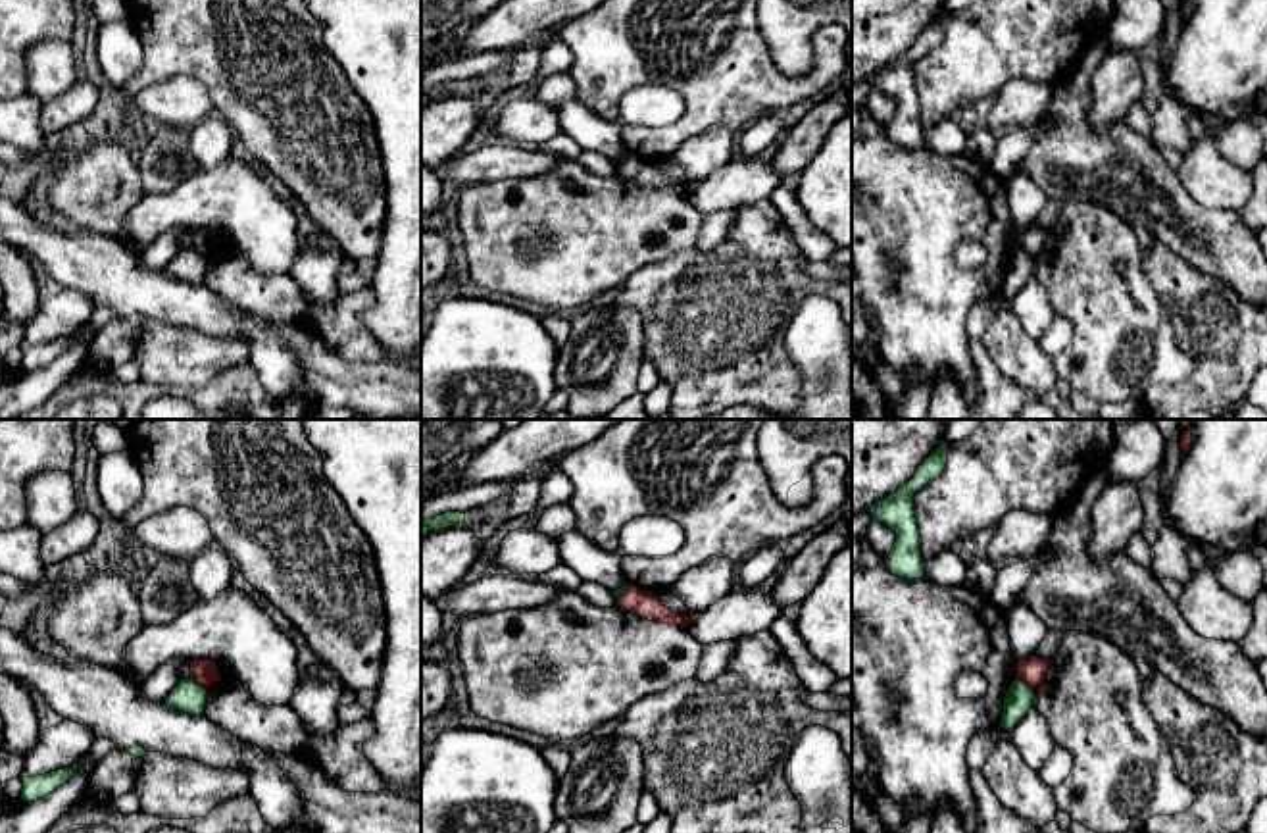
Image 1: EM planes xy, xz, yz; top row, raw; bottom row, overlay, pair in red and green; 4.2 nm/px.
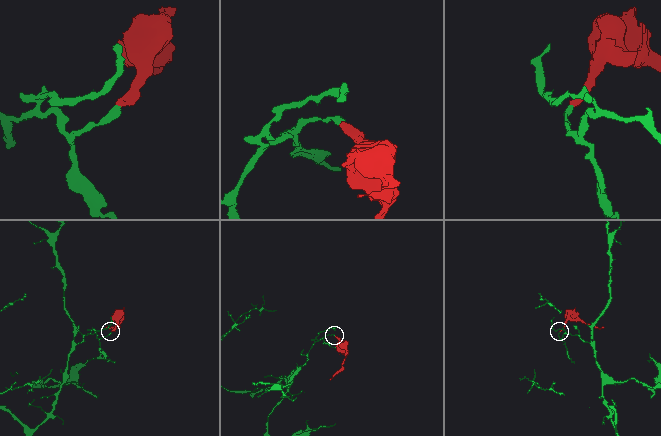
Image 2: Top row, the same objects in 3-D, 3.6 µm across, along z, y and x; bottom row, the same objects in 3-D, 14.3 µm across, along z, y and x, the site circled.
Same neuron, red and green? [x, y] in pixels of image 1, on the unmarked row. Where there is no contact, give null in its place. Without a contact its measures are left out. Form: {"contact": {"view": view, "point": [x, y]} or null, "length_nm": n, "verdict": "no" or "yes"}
{"contact": {"view": "xy", "point": [198, 252]}, "length_nm": 90, "verdict": "no"}

